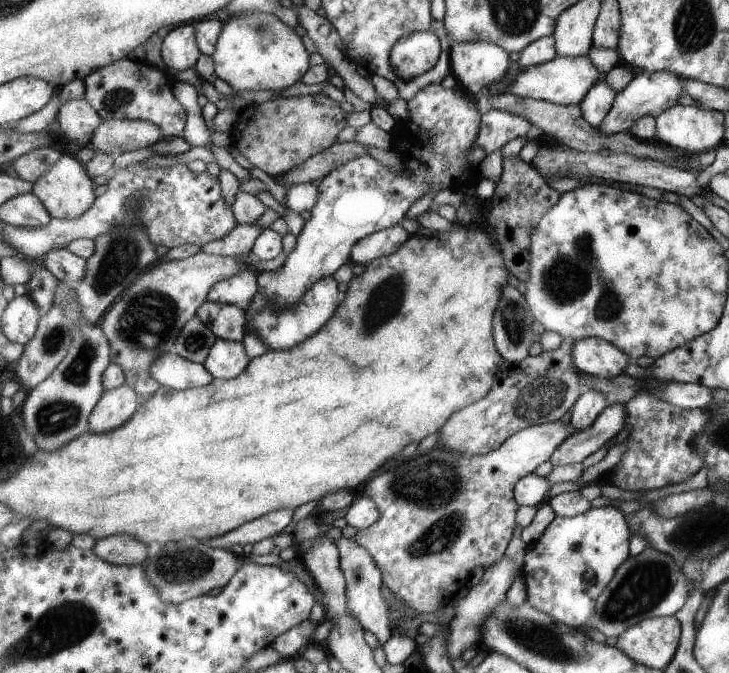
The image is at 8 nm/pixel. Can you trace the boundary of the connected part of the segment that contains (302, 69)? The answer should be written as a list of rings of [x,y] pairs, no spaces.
[[[244,13],[232,16],[230,21],[223,25],[219,40],[216,43],[213,54],[215,64],[214,78],[221,78],[227,82],[234,91],[246,90],[284,90],[292,84],[300,81],[304,73],[310,68],[308,51],[302,44],[302,37],[296,36],[296,32],[282,24],[278,17],[268,13]]]

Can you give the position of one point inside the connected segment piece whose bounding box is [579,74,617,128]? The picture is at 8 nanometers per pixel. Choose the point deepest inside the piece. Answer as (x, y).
(599, 100)

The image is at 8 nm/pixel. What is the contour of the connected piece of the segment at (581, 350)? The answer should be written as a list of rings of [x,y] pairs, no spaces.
[[[583,337],[575,340],[571,355],[579,372],[603,379],[613,379],[624,373],[632,362],[620,347],[615,346],[615,343],[598,337]]]

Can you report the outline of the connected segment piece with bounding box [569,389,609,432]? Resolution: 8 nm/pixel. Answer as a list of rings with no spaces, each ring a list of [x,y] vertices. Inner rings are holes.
[[[586,389],[582,397],[572,406],[569,424],[573,432],[583,431],[608,406],[607,398],[594,389]]]

